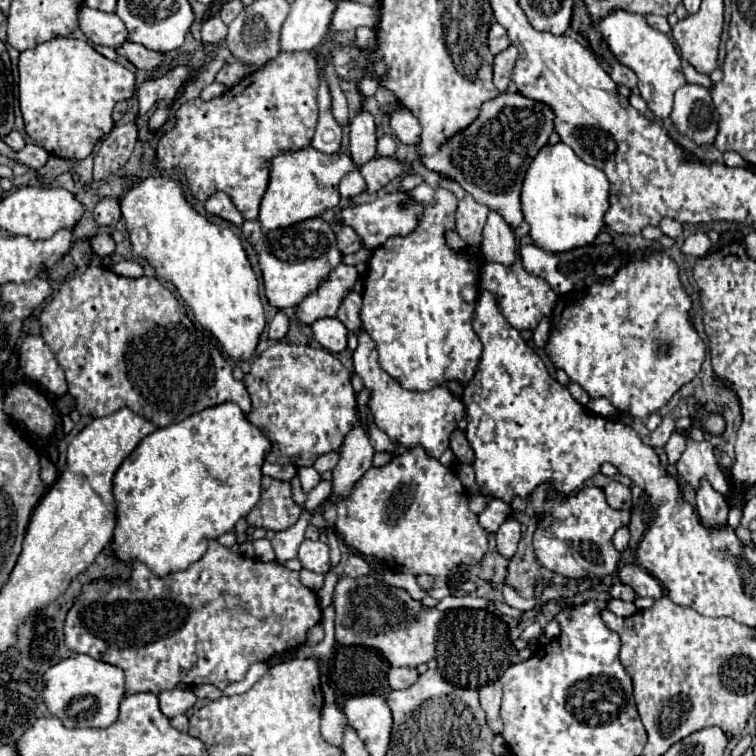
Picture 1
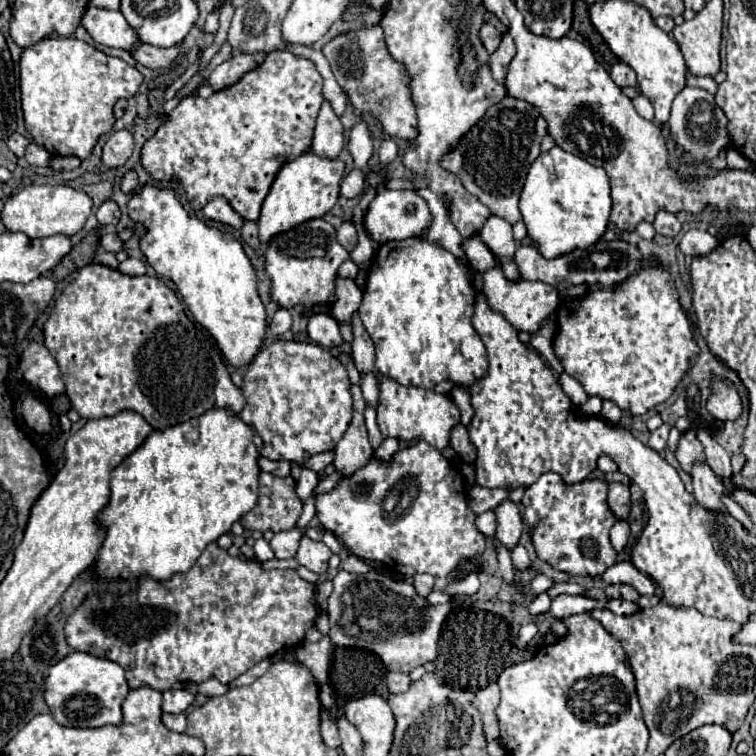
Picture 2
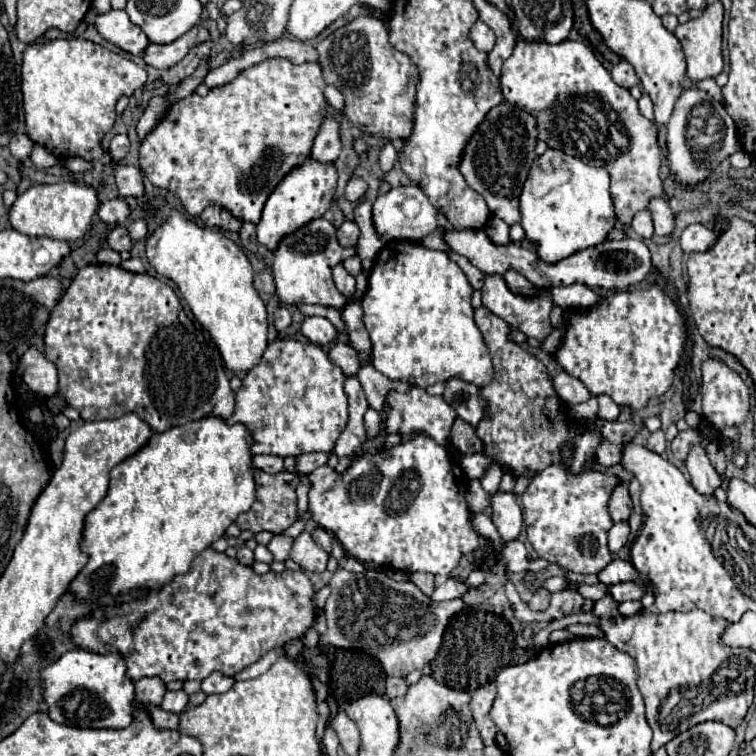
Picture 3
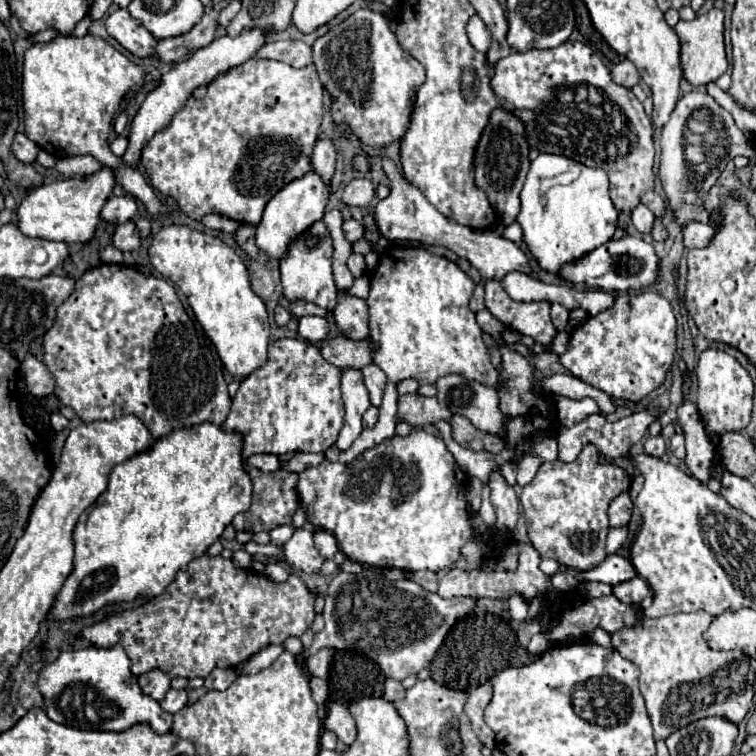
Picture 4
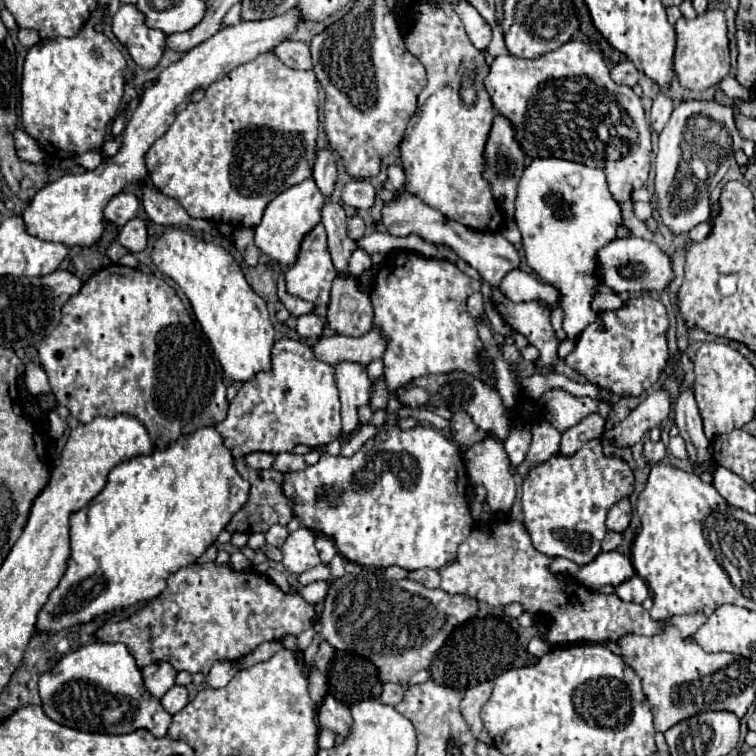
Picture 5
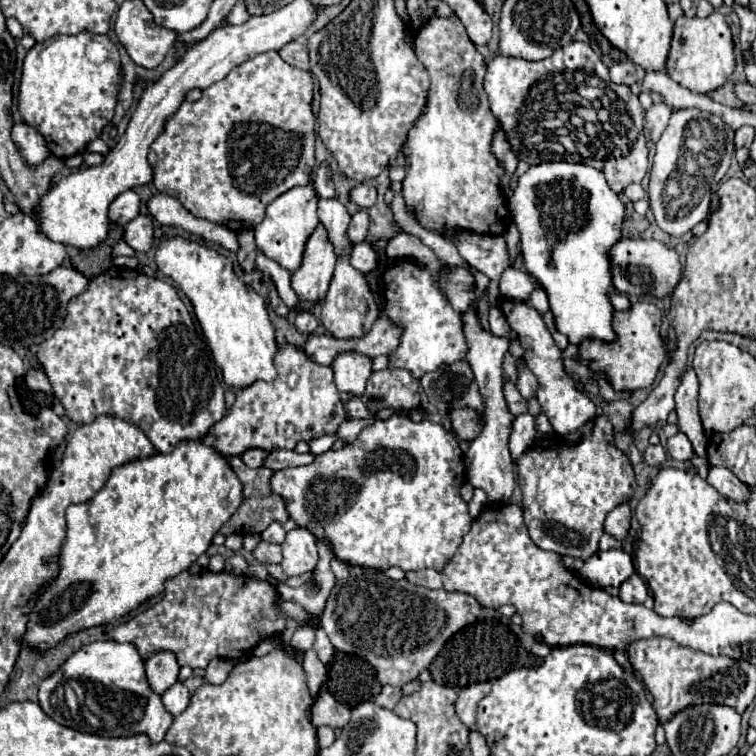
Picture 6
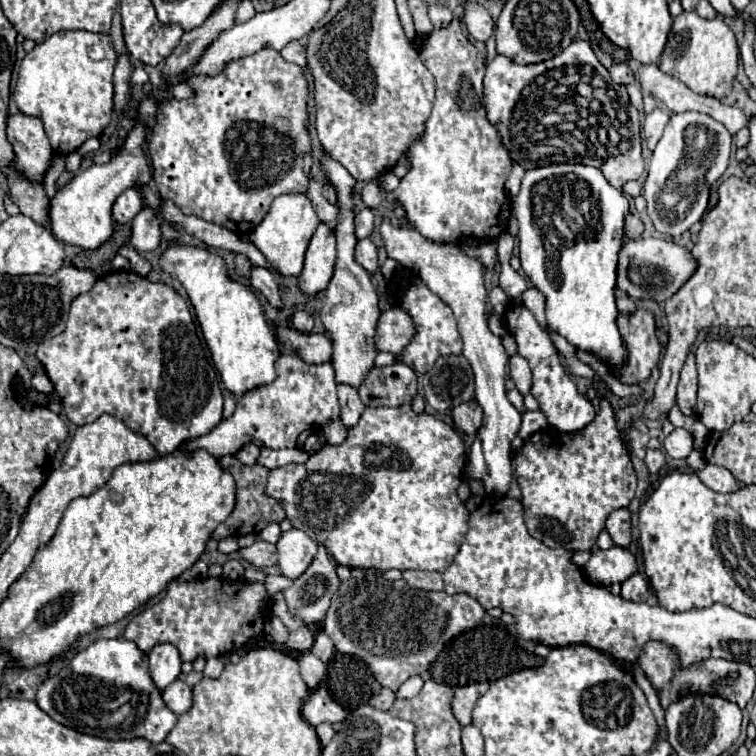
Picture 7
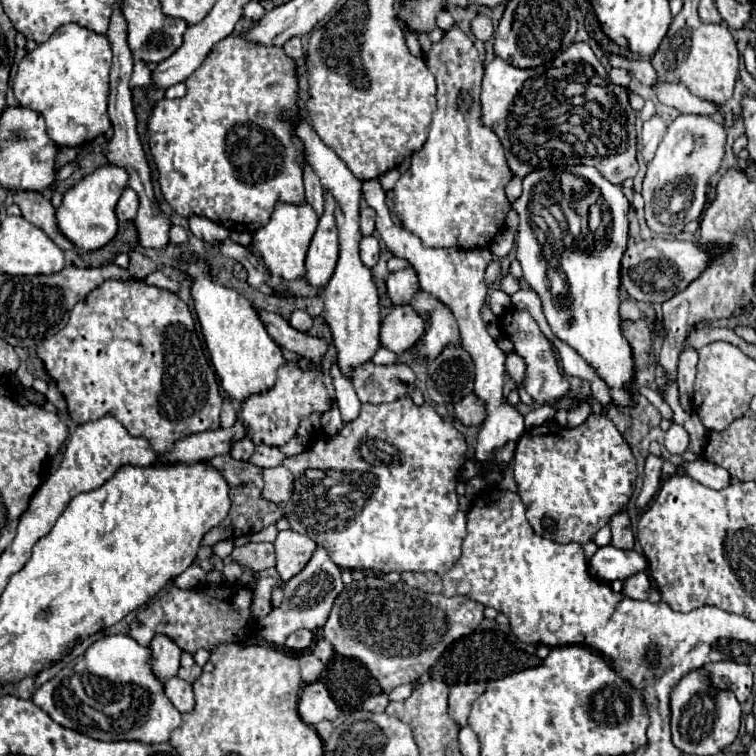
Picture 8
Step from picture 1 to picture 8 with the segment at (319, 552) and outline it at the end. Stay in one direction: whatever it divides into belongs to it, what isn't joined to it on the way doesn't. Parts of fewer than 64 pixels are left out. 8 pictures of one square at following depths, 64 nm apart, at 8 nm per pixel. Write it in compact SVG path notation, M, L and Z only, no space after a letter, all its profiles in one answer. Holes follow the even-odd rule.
M282 530L274 540L274 548L278 576L286 582L306 566L306 562L316 550L316 544L304 534L298 534L294 530Z

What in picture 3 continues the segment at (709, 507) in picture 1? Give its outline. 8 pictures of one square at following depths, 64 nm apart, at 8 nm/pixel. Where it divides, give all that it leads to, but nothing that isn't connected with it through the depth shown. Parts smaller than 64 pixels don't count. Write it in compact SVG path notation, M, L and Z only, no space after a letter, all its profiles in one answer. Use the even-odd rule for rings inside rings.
M696 444L690 448L688 458L686 458L686 468L688 468L692 484L694 484L694 488L698 488L698 492L712 494L714 488L720 486L720 476L714 470L714 466L710 464L702 444Z

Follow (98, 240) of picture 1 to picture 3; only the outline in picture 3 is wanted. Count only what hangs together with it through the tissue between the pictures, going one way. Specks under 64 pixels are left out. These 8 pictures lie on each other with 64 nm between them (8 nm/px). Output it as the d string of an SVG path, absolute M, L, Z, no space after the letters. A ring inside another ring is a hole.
M116 226L108 236L108 246L116 252L124 252L124 250L130 250L134 246L134 242L128 236L128 230L124 226Z

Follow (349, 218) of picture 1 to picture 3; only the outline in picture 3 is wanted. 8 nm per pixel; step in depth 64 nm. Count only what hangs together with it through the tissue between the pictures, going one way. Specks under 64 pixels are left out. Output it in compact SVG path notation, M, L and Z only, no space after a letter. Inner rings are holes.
M398 186L392 188L388 194L378 196L376 202L372 204L372 214L374 214L374 226L384 244L402 240L422 242L422 238L440 230L436 208L430 204L426 194L416 186Z

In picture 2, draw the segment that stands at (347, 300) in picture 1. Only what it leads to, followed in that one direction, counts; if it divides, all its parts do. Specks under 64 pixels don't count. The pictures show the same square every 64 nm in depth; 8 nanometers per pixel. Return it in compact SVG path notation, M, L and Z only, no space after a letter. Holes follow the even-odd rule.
M336 276L336 296L338 296L338 300L332 306L332 316L338 322L350 324L350 316L358 310L360 302L362 302L362 290L356 286L354 280Z

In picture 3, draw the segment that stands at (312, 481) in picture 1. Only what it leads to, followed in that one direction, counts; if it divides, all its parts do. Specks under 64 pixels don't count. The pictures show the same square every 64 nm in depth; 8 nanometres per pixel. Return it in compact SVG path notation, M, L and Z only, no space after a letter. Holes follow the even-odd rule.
M306 474L300 476L300 478L302 478L302 484L296 490L296 494L298 494L298 518L304 518L304 514L308 510L308 488L310 488L310 482L308 482Z

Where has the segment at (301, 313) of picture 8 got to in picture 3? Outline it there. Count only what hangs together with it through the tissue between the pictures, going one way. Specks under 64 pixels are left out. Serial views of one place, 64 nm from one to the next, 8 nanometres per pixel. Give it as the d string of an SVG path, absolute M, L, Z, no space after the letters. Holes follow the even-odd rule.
M310 316L302 322L302 334L320 346L330 346L336 340L336 328L332 326L332 322L328 318L322 316Z

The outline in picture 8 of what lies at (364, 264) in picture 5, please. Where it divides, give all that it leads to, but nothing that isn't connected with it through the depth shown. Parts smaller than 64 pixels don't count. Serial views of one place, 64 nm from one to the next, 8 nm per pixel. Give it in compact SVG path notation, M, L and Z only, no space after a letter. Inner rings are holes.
M364 236L360 242L360 258L362 262L372 268L378 262L378 254L380 254L380 244L374 236Z

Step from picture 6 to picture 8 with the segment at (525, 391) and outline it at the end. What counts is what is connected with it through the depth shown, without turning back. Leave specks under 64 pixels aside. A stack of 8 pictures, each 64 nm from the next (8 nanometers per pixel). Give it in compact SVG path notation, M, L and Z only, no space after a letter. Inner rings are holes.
M510 352L510 354L506 354L506 372L508 372L508 376L514 380L514 382L522 382L524 380L524 370L526 370L526 366L524 366L524 360L518 356L518 354L514 354L514 352Z

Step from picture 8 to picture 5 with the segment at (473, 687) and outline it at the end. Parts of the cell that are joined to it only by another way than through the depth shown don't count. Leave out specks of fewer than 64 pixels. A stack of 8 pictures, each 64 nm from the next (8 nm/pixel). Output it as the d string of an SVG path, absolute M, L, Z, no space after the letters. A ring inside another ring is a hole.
M482 682L482 684L474 686L474 688L468 688L464 692L462 702L460 702L460 712L462 712L464 720L466 720L466 724L470 726L472 734L478 740L486 742L488 746L490 746L490 736L486 736L486 730L482 728L480 710L482 710L482 704L486 704L486 700L490 698L490 694L492 694L492 684L490 682Z

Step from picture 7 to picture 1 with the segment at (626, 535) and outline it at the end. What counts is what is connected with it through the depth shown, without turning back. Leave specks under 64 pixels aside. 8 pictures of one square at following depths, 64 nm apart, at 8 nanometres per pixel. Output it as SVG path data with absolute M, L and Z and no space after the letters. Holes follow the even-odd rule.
M610 482L606 488L606 500L614 510L630 510L632 508L632 496L630 488L620 484L620 482Z

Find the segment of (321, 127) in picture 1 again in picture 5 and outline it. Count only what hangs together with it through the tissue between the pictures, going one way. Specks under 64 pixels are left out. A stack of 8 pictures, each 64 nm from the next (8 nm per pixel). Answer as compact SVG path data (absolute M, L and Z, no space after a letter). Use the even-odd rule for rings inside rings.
M320 150L314 164L314 182L325 197L329 197L336 184L336 162L332 150Z

